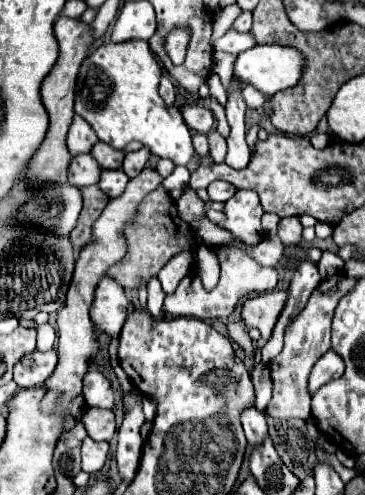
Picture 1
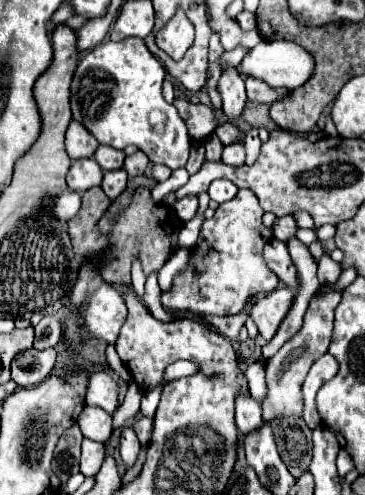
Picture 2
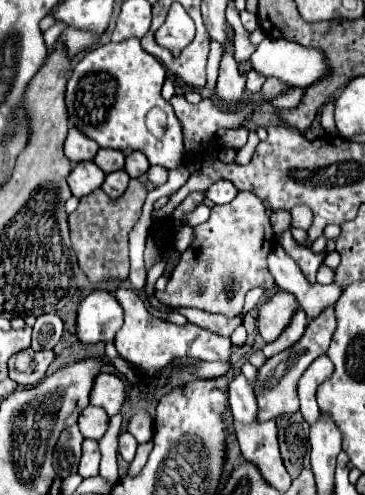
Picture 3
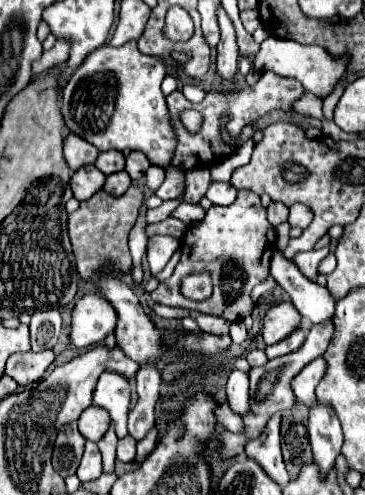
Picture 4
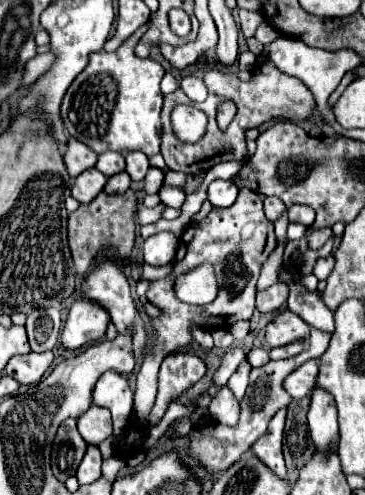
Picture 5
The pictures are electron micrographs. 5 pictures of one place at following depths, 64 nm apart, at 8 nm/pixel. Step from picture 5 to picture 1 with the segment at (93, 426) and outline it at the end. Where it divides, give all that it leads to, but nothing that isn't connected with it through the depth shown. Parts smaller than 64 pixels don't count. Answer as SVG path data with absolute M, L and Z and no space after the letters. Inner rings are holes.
M86 408L82 414L82 424L92 440L104 440L110 442L116 424L114 424L114 412L112 410L98 410L98 408Z

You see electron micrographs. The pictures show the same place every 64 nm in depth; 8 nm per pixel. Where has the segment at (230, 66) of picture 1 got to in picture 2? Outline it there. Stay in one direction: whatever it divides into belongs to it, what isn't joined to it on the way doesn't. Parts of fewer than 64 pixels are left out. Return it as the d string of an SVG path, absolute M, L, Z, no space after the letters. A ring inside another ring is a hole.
M238 46L238 48L230 50L230 52L226 52L226 54L222 56L220 64L222 64L222 66L224 66L224 64L228 64L228 66L240 66L240 62L242 62L242 58L244 58L246 54L248 54L248 48Z

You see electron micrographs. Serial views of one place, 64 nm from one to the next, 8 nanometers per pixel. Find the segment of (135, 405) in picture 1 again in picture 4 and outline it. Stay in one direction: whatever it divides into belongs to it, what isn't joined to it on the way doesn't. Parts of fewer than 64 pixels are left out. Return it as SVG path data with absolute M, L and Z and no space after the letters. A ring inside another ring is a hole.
M126 436L124 440L118 440L118 460L132 462L136 456L136 440L132 436Z

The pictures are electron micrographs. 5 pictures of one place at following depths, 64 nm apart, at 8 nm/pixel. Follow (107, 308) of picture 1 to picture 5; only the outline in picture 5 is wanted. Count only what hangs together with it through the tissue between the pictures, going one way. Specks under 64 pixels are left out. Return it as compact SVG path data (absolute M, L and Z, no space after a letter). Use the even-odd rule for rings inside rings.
M78 298L68 312L68 318L60 336L60 346L64 350L76 350L76 348L82 348L84 344L98 342L106 334L108 322L110 322L110 316L104 308L100 308L92 300Z

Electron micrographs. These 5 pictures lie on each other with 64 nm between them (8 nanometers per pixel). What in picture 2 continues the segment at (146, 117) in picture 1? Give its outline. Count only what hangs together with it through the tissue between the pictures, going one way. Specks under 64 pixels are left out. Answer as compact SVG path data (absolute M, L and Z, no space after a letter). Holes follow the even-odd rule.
M142 38L98 44L76 66L70 86L72 118L84 124L100 144L116 150L134 144L152 164L164 164L170 170L182 168L188 160L190 138L176 108L162 98L164 78L164 66L148 52ZM150 114L156 114L156 124L150 122Z

